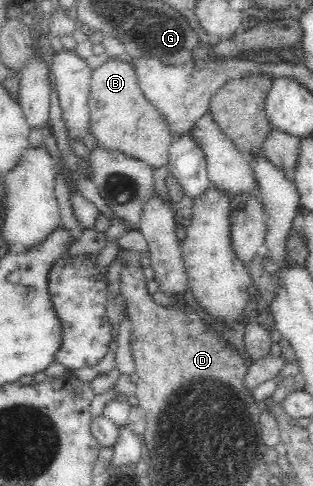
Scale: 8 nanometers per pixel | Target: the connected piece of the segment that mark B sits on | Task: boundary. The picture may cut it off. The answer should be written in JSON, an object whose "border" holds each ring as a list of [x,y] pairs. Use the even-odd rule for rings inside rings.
{"border":[[[124,57],[109,58],[93,69],[87,105],[89,131],[100,146],[142,160],[152,168],[166,166],[173,135],[166,117],[142,94],[131,61]]]}

